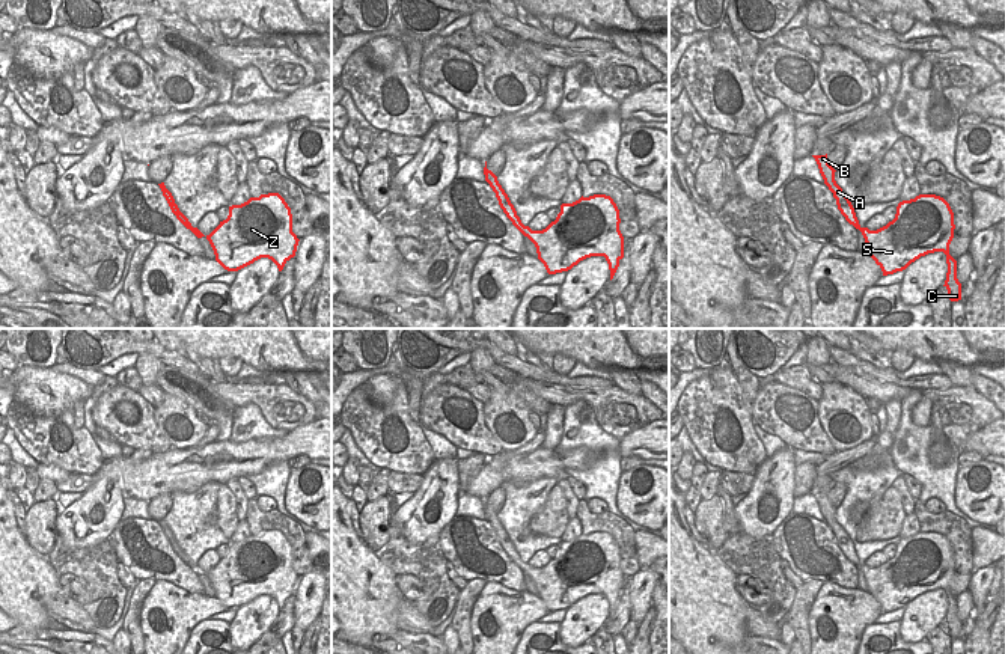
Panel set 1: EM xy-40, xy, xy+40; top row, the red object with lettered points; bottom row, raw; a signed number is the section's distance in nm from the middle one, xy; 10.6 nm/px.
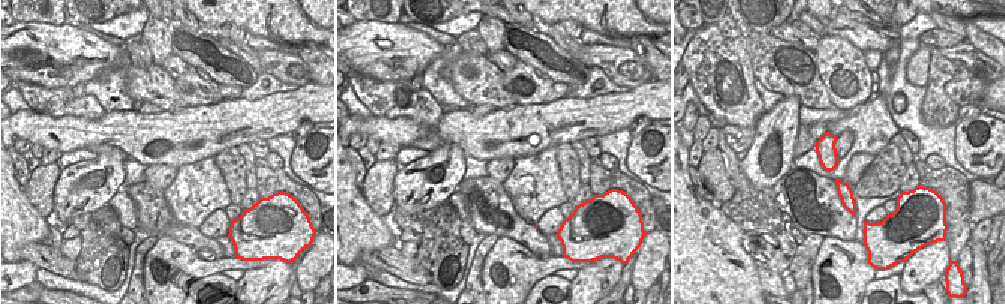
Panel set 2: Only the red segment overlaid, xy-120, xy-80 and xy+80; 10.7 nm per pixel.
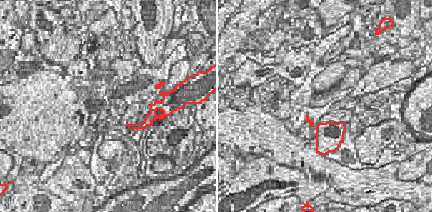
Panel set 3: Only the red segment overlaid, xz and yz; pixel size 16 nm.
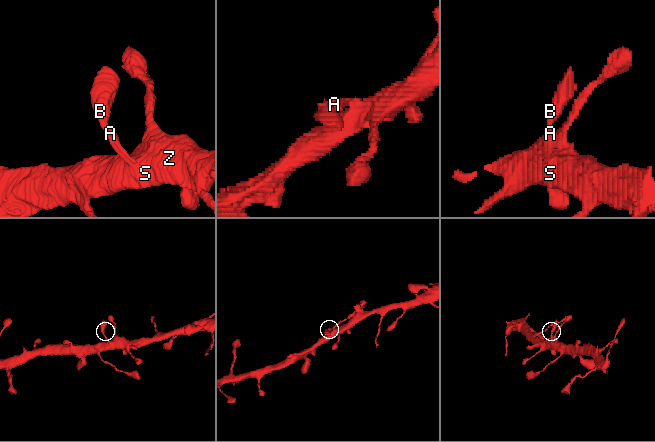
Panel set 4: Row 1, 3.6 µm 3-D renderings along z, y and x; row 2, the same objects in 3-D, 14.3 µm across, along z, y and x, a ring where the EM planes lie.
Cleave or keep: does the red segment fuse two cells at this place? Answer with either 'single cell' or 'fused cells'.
single cell

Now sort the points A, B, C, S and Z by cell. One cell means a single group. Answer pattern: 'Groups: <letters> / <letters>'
Groups: A B C S Z

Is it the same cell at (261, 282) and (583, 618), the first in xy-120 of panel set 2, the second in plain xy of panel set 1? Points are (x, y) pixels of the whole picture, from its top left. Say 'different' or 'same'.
same

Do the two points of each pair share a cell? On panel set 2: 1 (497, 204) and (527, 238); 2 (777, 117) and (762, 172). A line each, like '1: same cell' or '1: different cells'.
1: same cell
2: same cell

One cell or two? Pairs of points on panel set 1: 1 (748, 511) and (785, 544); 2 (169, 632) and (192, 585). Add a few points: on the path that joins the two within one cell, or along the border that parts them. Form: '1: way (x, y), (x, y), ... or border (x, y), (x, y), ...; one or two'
1: border (791, 510), (770, 534); two
2: border (157, 579), (164, 579), (202, 595); two

